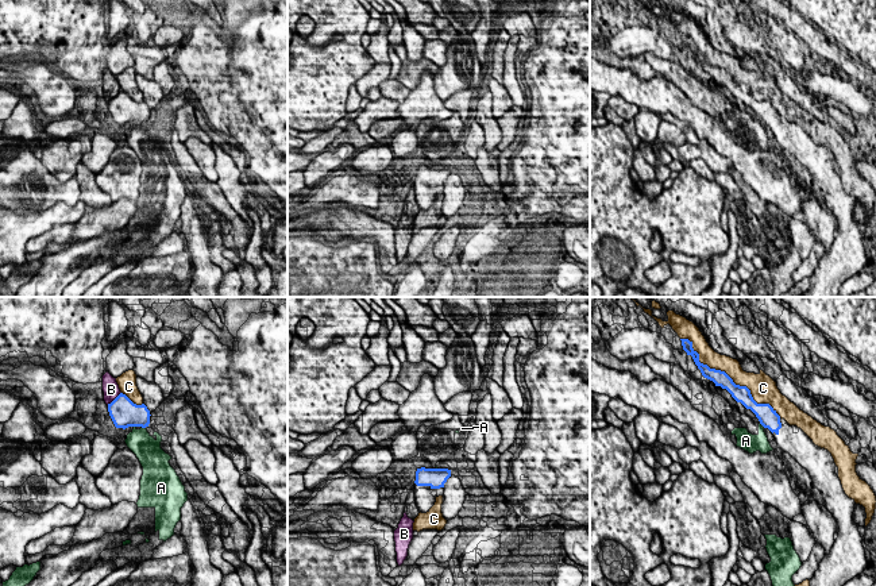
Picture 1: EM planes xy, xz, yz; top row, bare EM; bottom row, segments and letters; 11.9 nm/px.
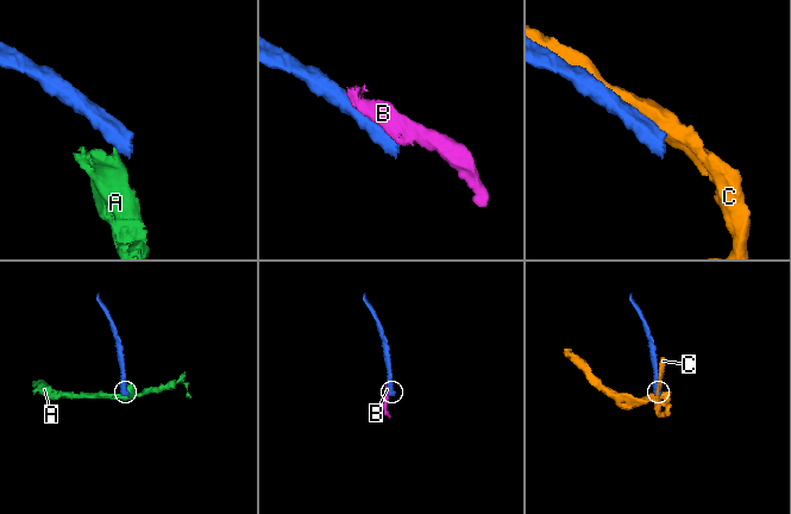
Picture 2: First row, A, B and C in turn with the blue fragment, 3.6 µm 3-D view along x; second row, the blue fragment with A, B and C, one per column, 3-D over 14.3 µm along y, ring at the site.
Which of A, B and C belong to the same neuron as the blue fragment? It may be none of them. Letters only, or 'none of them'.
none of them

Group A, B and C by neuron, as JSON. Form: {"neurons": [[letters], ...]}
{"neurons": [["A"], ["B"], ["C"]]}

